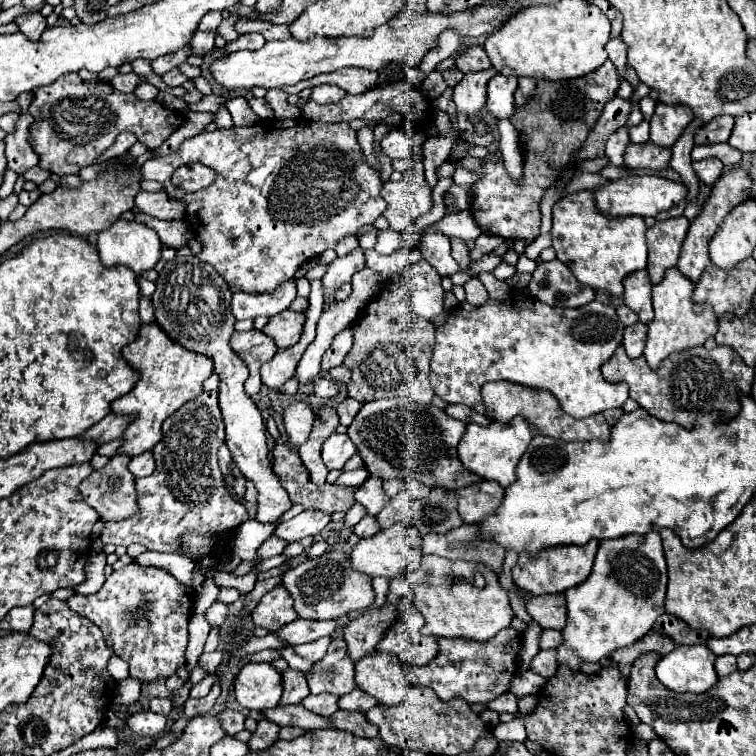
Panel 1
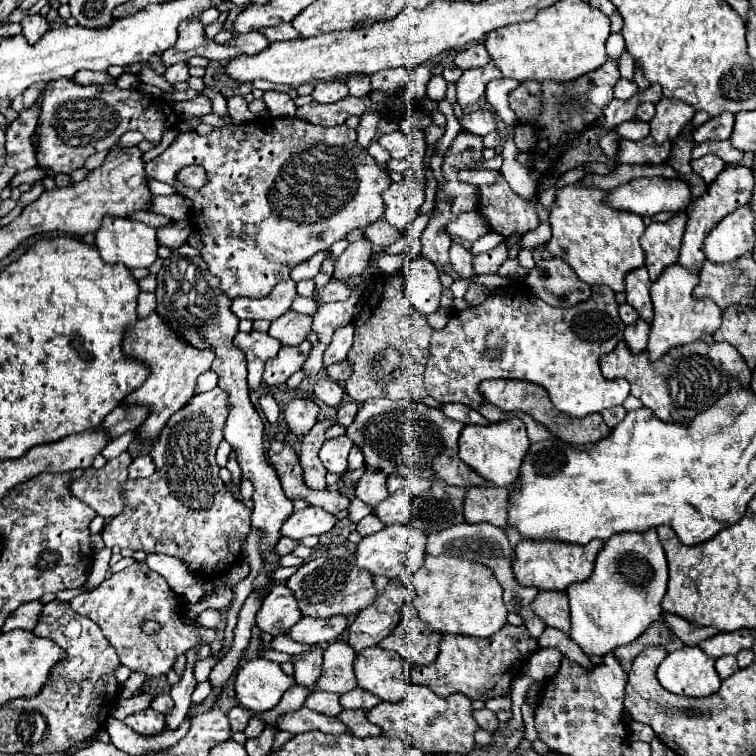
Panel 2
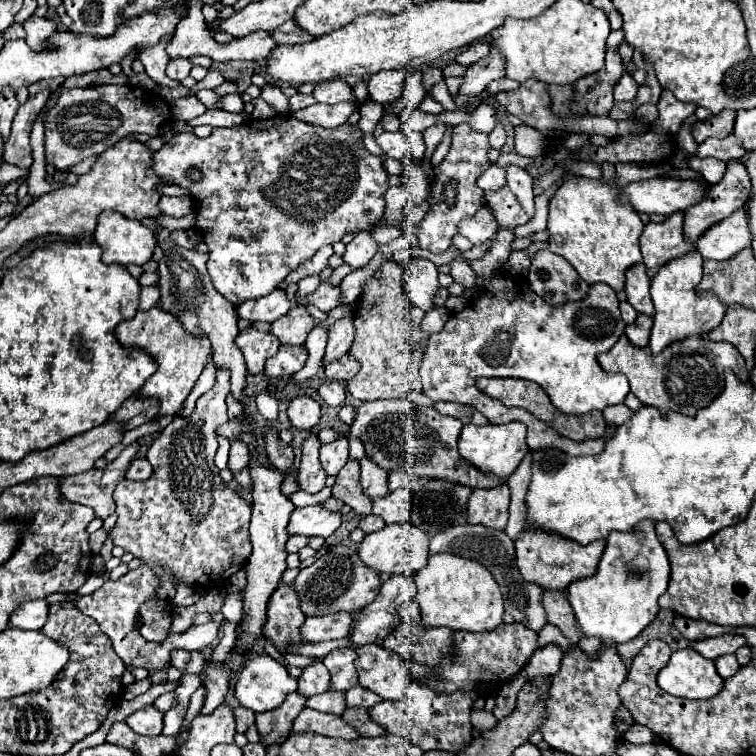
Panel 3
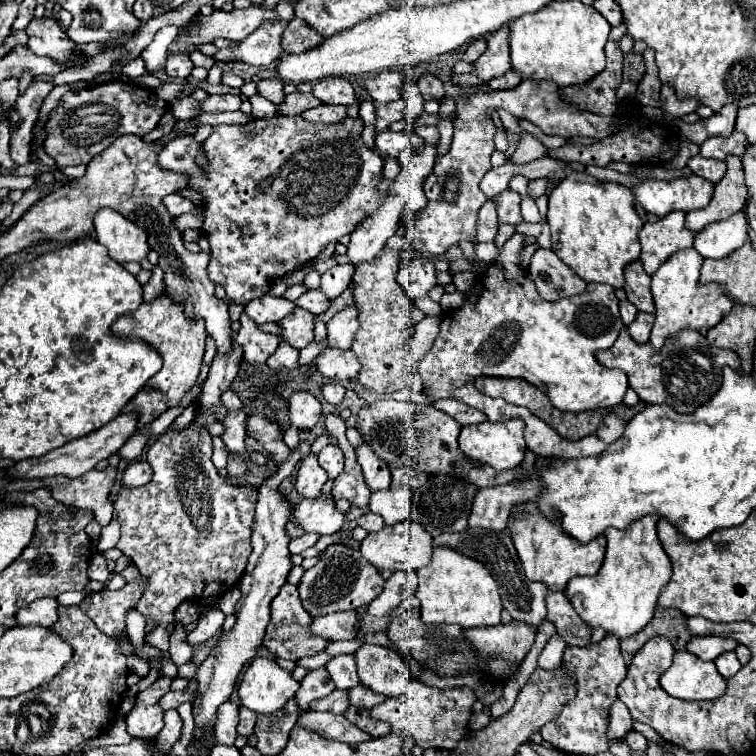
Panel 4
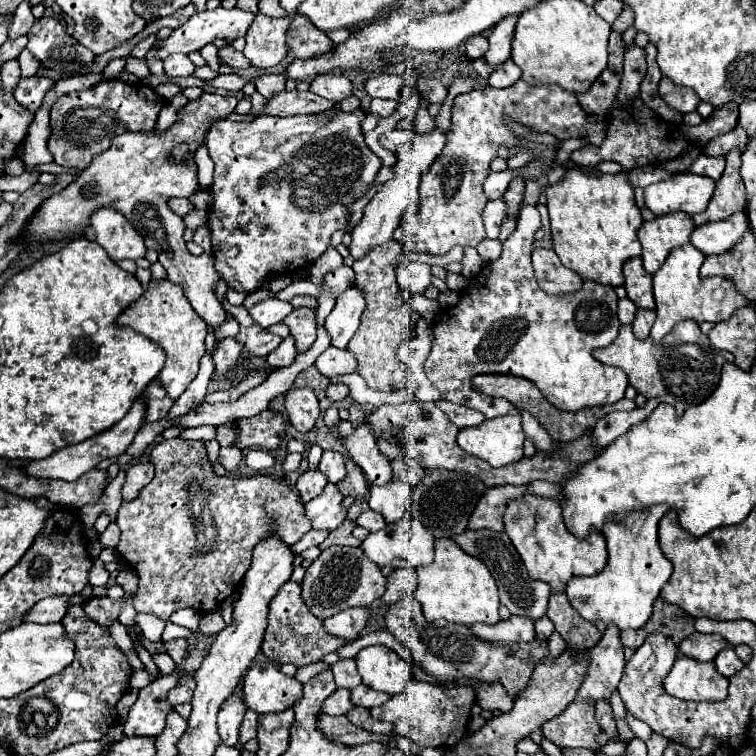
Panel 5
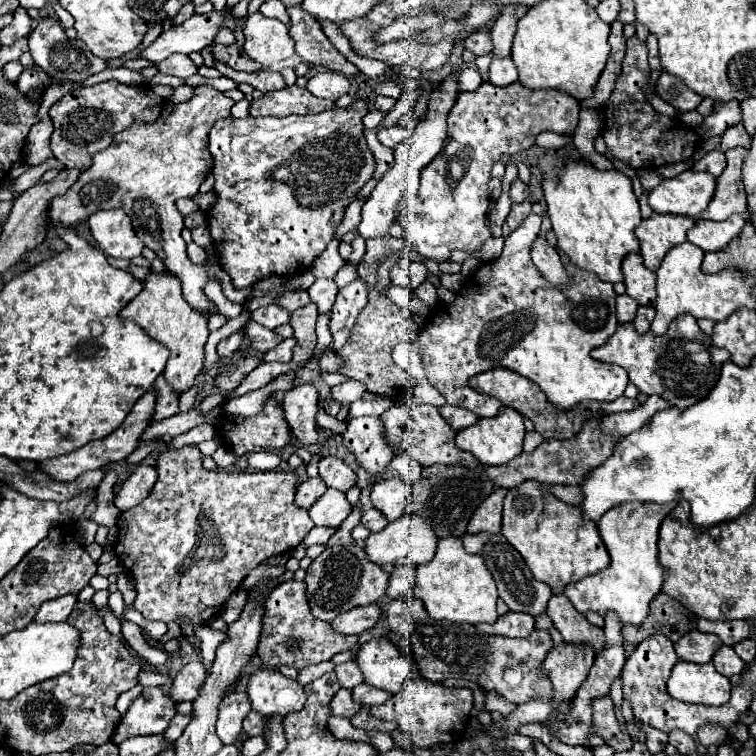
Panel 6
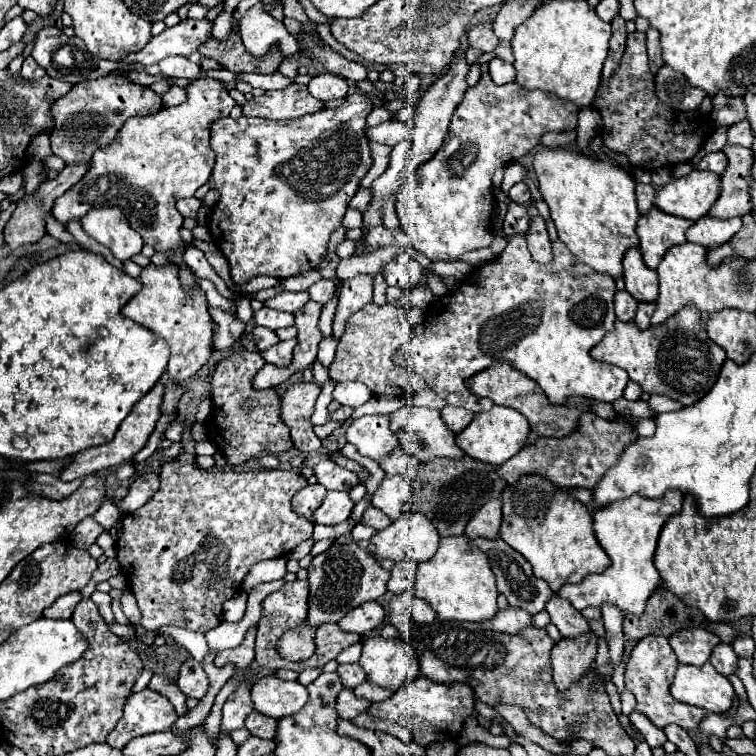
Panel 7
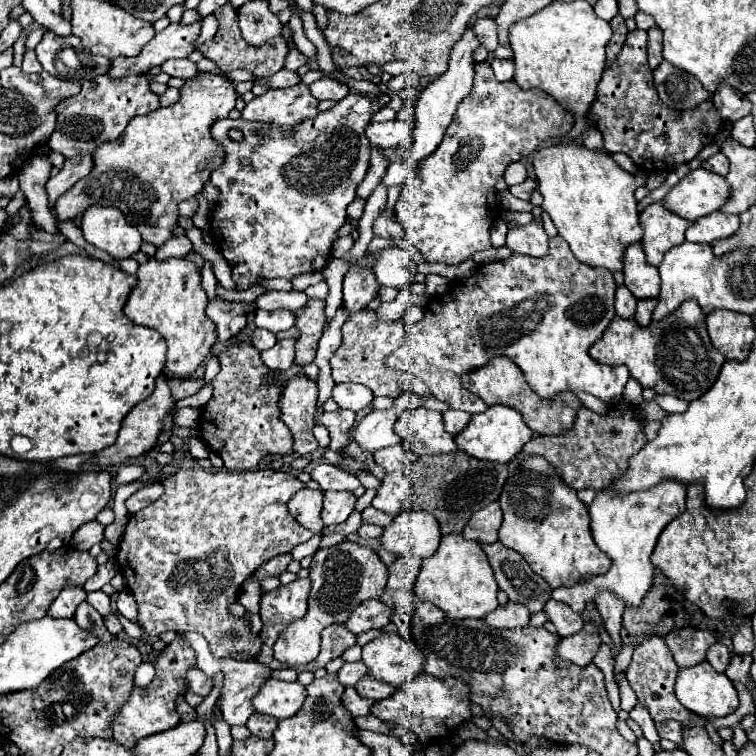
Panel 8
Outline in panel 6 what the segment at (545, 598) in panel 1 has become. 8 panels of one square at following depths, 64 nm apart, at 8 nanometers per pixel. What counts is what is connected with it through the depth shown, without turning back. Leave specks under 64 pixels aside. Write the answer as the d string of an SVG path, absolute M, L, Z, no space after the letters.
M556 594L550 598L546 614L560 630L564 642L570 644L592 644L597 652L604 650L605 637L602 628L590 624L564 594Z

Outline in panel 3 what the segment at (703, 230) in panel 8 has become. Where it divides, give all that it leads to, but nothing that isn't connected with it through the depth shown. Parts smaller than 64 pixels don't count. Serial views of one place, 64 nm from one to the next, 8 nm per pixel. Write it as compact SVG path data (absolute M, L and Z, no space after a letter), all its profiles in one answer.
M744 208L710 226L696 242L696 250L710 260L728 260L746 246L750 246L750 230Z

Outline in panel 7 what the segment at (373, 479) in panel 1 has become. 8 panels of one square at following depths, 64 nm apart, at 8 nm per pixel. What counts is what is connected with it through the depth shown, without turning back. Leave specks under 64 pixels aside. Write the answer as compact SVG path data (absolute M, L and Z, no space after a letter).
M388 414L362 416L354 420L346 430L346 438L350 444L358 448L362 456L368 456L376 462L380 462L382 456L386 456L386 452L400 446L398 438L390 430Z

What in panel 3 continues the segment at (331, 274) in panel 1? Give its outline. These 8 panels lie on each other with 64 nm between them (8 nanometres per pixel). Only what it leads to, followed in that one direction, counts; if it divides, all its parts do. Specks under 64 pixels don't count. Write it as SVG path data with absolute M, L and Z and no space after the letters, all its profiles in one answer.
M372 230L356 232L354 240L346 246L344 262L350 264L352 268L362 268L362 266L366 266L372 260L372 256L376 252L378 252L378 244L372 238Z

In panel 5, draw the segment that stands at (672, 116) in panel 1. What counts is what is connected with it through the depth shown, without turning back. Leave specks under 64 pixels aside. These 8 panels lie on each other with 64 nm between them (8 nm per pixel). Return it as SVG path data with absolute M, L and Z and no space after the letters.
M666 76L660 80L658 92L660 92L662 100L664 100L668 106L672 106L674 110L678 110L680 114L694 112L694 110L698 108L698 104L700 104L698 94L696 94L692 88L678 86L678 84L674 84L672 80L668 80Z

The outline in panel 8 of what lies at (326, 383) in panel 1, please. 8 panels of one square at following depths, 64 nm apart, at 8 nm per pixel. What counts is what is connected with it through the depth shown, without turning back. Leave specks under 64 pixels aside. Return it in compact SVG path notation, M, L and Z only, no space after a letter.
M336 384L332 390L332 398L340 408L352 410L352 412L362 412L370 408L372 402L372 392L364 386L354 386L354 384Z

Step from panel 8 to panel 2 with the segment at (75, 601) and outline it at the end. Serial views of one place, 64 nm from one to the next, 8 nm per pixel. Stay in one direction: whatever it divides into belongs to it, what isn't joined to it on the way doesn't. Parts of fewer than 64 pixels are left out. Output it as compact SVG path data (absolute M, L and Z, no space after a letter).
M38 600L38 602L26 602L26 604L22 604L20 608L16 608L16 610L8 616L6 624L2 626L2 632L14 630L14 628L32 630L32 628L38 624L38 620L40 620L42 606L44 606L44 604L42 604L40 600Z

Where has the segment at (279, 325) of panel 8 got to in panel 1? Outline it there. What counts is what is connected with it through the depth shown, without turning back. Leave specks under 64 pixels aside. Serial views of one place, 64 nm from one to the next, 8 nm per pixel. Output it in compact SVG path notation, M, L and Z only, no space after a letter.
M288 280L286 284L278 286L278 290L274 294L262 294L262 296L246 296L244 292L236 292L232 296L232 314L236 316L236 320L244 320L244 318L258 318L258 316L266 316L272 318L280 312L284 312L296 298L296 282Z

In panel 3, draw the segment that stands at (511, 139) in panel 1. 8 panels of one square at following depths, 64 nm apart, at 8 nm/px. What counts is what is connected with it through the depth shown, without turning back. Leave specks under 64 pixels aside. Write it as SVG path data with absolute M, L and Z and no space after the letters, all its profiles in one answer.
M508 166L506 172L508 172L508 188L516 194L524 212L528 216L534 216L536 208L534 208L534 194L532 194L532 176L518 166Z

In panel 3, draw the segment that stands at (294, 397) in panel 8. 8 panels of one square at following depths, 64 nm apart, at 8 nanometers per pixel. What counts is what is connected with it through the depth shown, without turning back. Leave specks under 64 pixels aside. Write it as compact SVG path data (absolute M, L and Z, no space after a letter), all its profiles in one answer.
M296 396L288 406L288 418L296 430L312 430L320 422L320 404L310 396Z

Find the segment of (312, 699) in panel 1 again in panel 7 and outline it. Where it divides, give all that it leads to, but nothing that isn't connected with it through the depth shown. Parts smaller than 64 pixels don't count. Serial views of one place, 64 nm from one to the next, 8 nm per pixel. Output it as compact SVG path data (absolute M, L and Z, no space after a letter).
M344 688L344 690L338 694L336 710L338 710L338 716L340 716L340 718L352 720L352 718L358 716L360 712L366 712L368 708L370 708L370 702L366 702L366 700L362 700L362 698L356 698L350 688Z

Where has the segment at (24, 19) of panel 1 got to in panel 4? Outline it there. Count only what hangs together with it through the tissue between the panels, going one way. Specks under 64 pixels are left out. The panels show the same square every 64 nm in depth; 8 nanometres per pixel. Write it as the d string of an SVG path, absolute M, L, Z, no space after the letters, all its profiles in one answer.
M46 16L34 18L28 24L26 34L30 36L28 48L36 56L48 56L60 66L74 60L74 56L78 56L74 50L76 44L68 38L68 34L60 28L60 24L54 18L46 18Z

